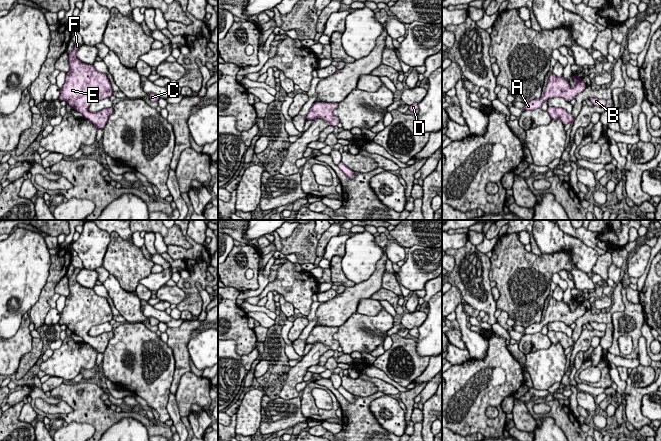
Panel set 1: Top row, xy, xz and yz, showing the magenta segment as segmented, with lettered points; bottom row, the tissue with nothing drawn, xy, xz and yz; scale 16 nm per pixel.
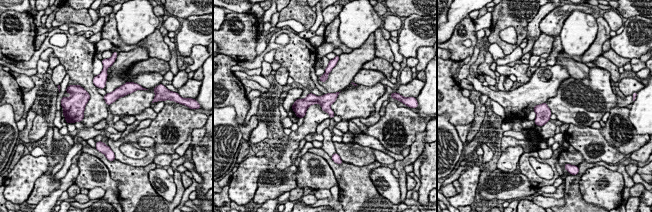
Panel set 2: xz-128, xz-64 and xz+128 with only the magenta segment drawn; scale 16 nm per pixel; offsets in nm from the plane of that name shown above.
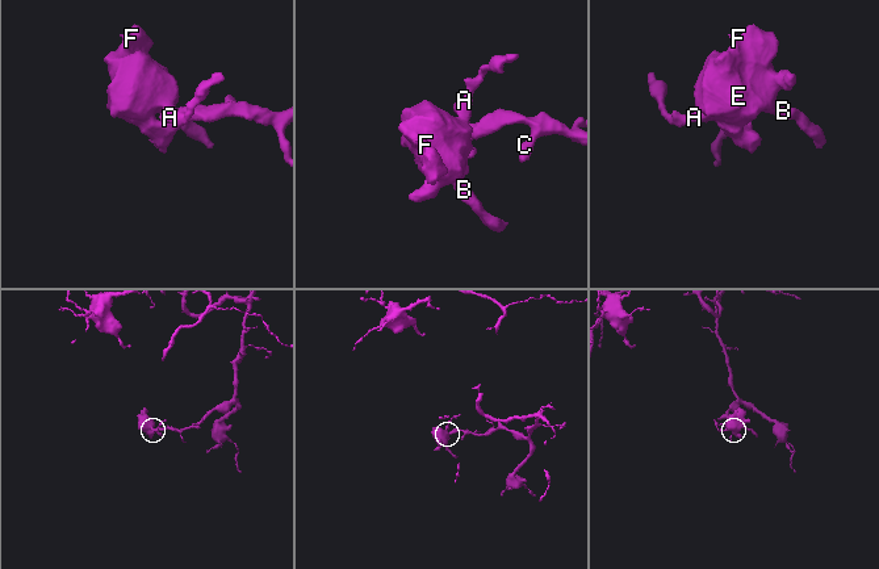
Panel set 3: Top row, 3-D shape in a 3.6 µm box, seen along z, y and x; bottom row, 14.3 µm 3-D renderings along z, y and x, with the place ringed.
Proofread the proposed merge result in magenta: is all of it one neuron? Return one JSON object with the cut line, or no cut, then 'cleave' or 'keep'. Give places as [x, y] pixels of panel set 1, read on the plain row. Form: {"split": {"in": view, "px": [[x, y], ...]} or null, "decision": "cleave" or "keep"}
{"split": null, "decision": "keep"}

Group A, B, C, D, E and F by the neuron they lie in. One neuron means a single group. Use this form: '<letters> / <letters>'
A B C D E F

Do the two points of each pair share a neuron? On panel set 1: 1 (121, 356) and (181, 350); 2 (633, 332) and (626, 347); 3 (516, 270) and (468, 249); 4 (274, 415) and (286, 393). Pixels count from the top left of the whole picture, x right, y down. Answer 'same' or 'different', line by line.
1: different
2: different
3: different
4: different

